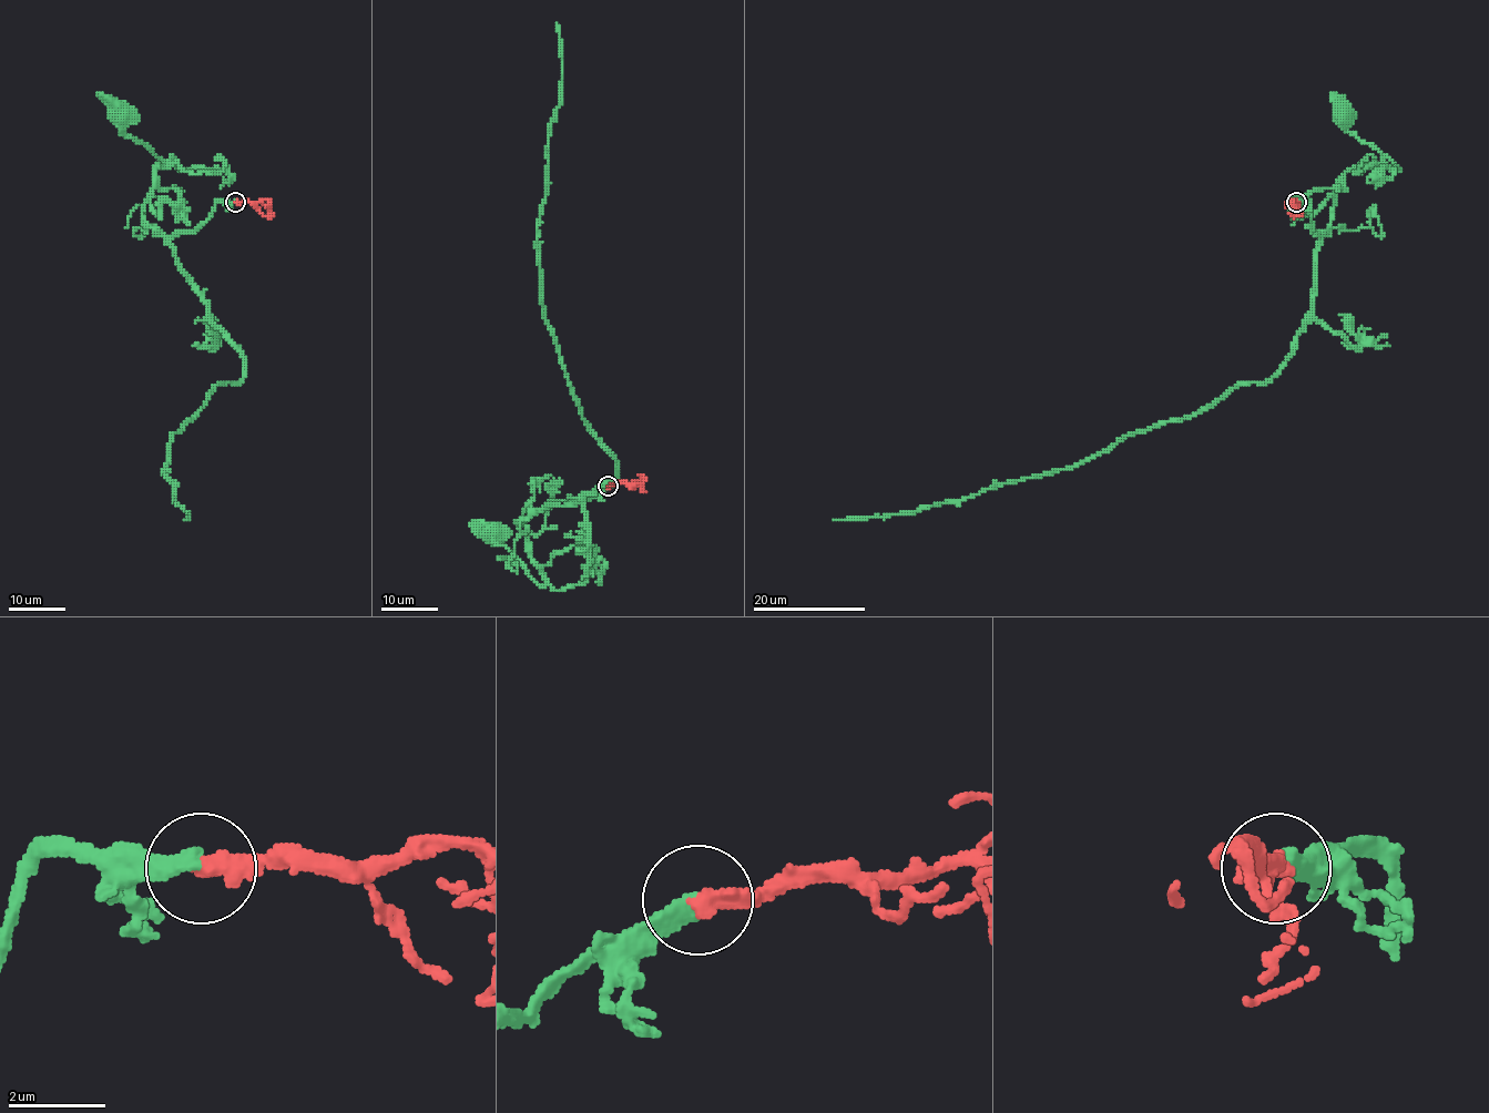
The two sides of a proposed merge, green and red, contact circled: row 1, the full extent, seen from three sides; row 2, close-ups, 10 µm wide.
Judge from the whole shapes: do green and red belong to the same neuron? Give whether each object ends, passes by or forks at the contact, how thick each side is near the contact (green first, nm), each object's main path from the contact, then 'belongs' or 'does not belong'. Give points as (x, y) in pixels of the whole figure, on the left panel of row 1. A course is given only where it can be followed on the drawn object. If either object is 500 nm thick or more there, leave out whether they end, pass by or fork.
green ends there; red ends there; 360 nm thick on the green side, 400 nm on the other; green runs (235, 203), (159, 235), (142, 215), (172, 156), (125, 135), (122, 116); red runs (235, 203), (266, 200), (268, 216), (274, 213); belongs

